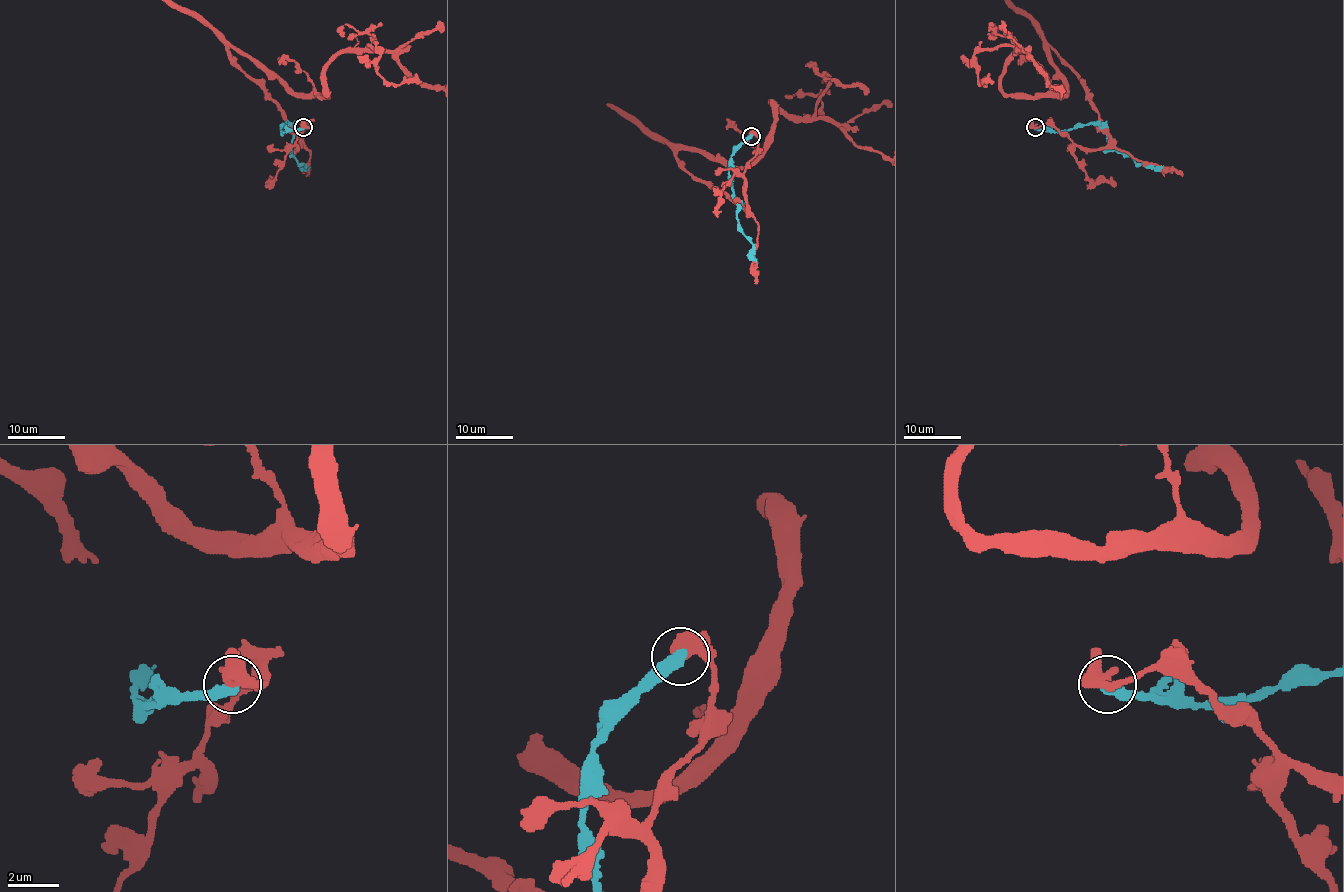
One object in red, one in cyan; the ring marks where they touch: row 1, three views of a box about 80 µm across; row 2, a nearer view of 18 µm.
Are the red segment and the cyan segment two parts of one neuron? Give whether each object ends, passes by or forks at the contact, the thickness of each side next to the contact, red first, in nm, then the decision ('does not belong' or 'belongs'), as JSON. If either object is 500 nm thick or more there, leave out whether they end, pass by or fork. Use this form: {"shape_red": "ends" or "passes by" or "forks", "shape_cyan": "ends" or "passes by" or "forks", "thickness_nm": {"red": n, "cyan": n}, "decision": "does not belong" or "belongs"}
{"shape_red": "passes by", "shape_cyan": "ends", "thickness_nm": {"red": 480, "cyan": 440}, "decision": "does not belong"}

